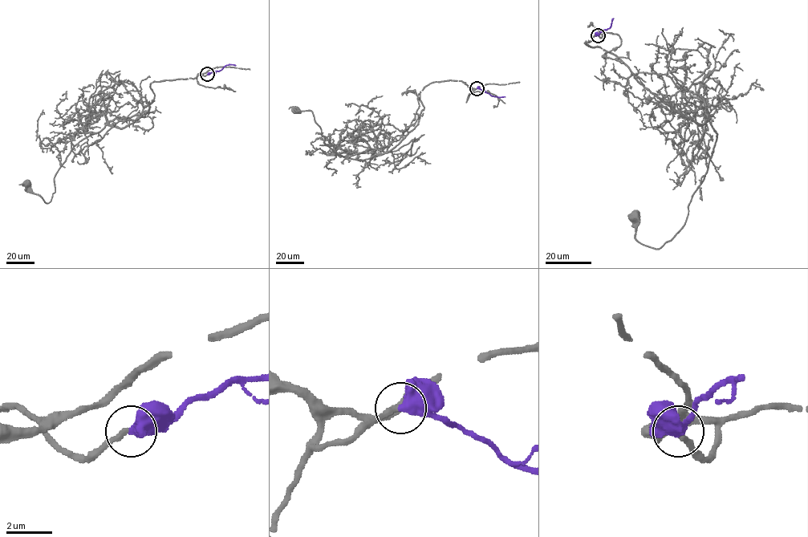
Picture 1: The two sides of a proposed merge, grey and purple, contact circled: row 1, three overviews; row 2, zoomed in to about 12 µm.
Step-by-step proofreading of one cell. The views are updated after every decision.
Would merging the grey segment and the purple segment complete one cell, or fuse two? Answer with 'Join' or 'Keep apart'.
Join

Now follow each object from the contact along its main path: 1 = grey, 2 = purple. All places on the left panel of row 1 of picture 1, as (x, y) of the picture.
1: (207, 74), (150, 83), (154, 97), (144, 115), (123, 128), (106, 124), (75, 145), (48, 203), (26, 182)
2: (207, 74), (229, 64), (235, 65)

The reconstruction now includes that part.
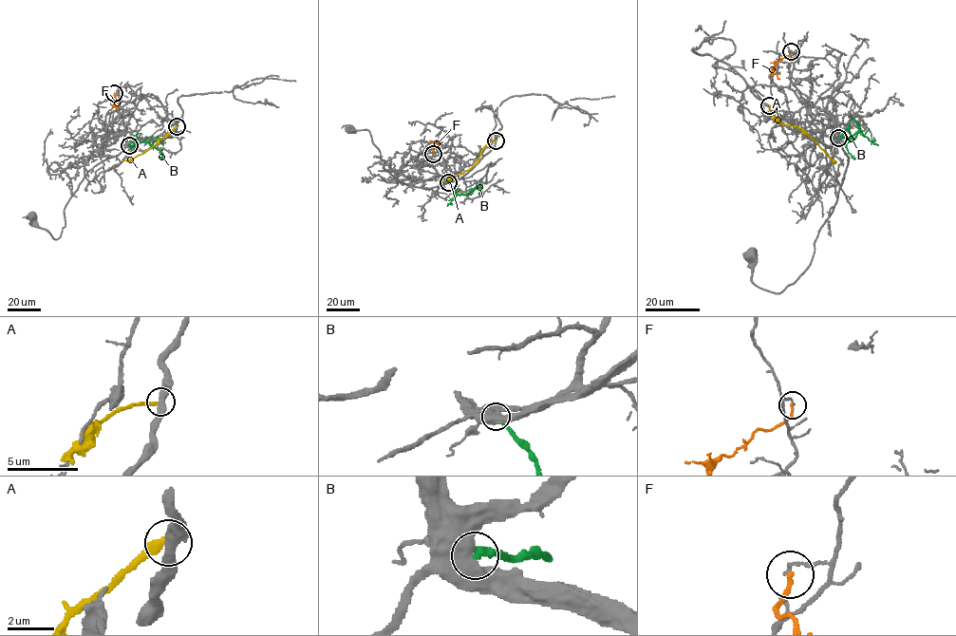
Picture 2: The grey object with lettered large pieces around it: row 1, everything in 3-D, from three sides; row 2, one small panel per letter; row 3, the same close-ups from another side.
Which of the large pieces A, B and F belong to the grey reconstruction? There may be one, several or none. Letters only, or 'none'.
none

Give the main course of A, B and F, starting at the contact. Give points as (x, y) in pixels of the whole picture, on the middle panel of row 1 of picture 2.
A: (496, 140), (483, 148), (478, 159), (469, 169), (441, 180)
B: (448, 182), (457, 193), (465, 195), (478, 187), (481, 191), (479, 194)
F: (433, 154), (436, 144), (433, 142), (436, 146)

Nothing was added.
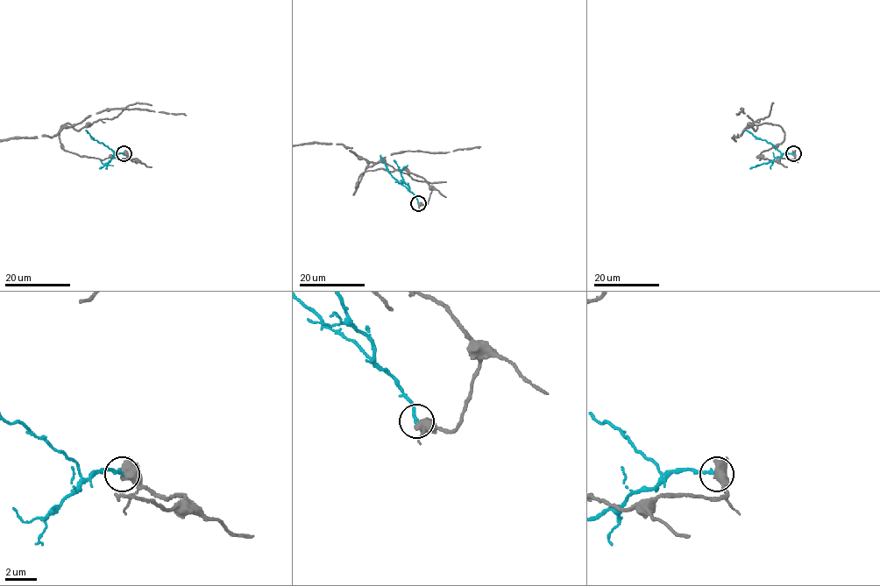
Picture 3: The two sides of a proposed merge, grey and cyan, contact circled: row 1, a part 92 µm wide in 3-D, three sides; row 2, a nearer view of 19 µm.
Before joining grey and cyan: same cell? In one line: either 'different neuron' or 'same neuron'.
different neuron

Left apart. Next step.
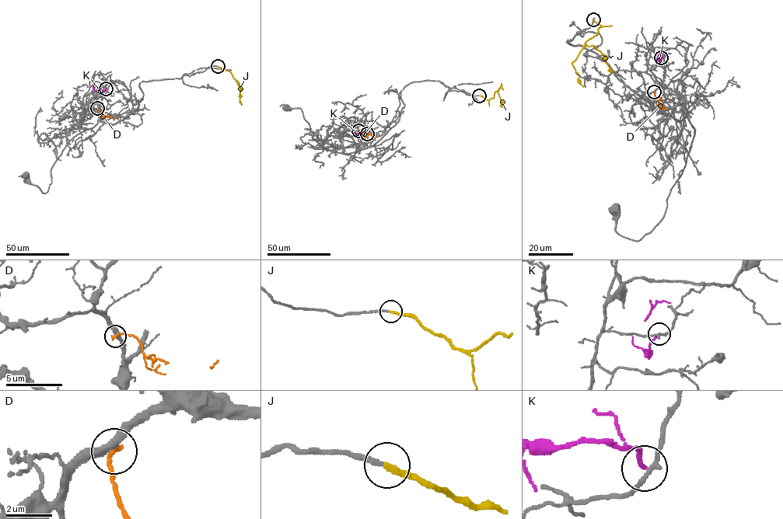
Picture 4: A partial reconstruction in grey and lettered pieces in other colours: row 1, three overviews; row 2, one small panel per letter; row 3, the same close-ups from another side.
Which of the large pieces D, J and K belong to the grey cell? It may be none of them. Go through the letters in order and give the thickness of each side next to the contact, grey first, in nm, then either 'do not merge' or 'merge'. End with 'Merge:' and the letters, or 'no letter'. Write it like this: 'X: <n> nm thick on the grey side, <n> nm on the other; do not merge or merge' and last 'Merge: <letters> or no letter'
D: 360 nm thick on the grey side, 220 nm on the other; do not merge
J: 200 nm thick on the grey side, 260 nm on the other; merge
K: 200 nm thick on the grey side, 190 nm on the other; do not merge
Merge: J

